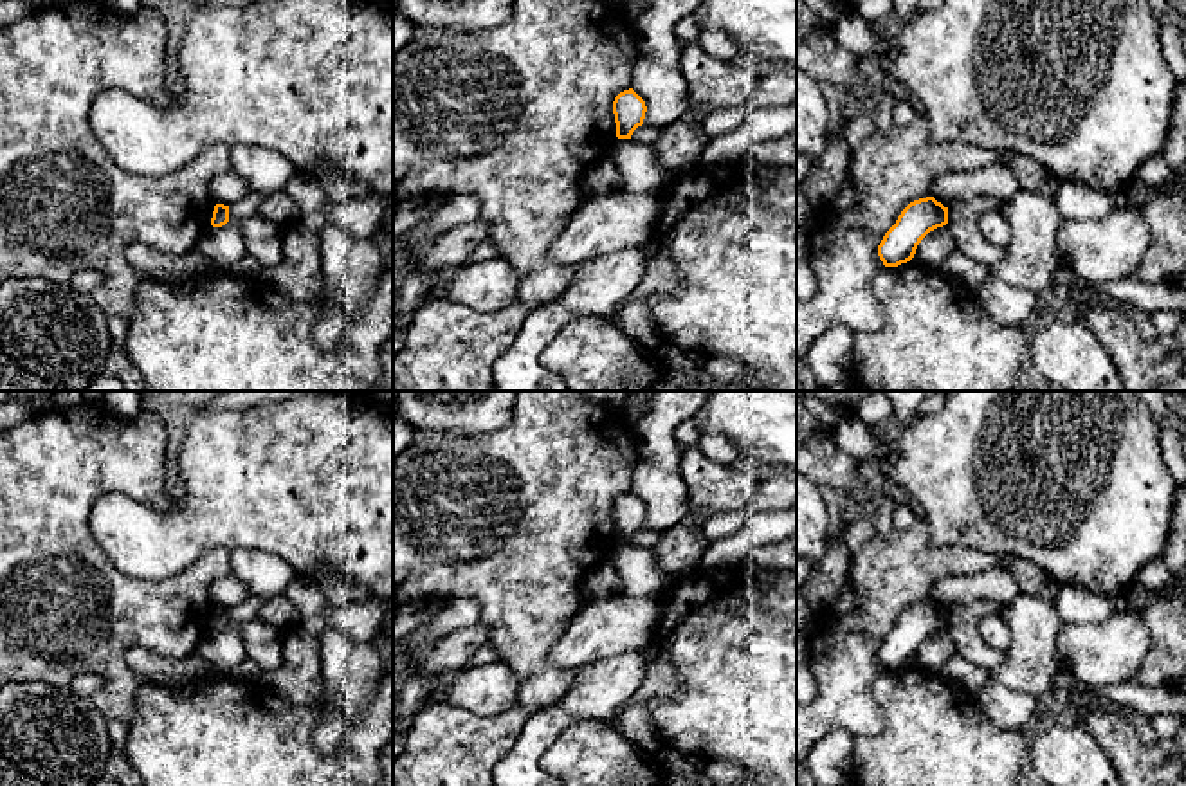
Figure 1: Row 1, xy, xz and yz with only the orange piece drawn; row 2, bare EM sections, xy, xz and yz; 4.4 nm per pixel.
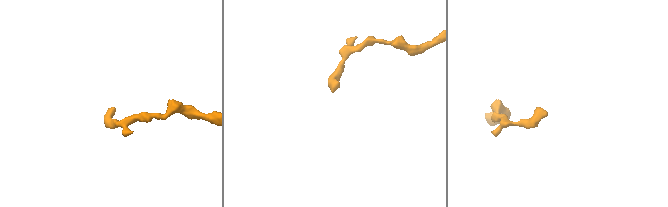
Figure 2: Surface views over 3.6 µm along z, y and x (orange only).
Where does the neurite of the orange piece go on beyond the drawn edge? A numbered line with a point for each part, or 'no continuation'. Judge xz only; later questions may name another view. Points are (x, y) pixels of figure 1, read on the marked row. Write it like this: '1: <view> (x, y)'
no continuation

